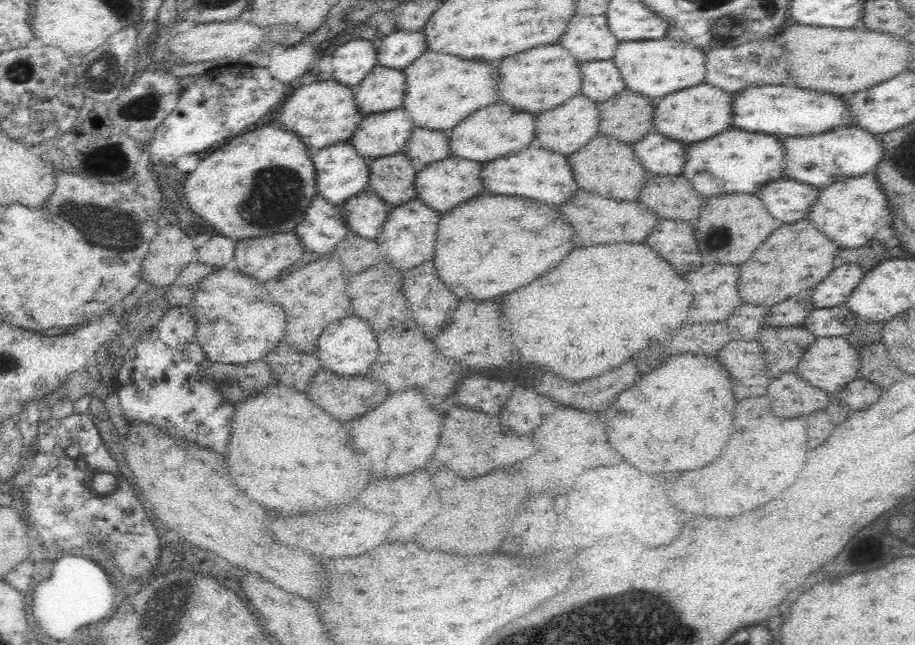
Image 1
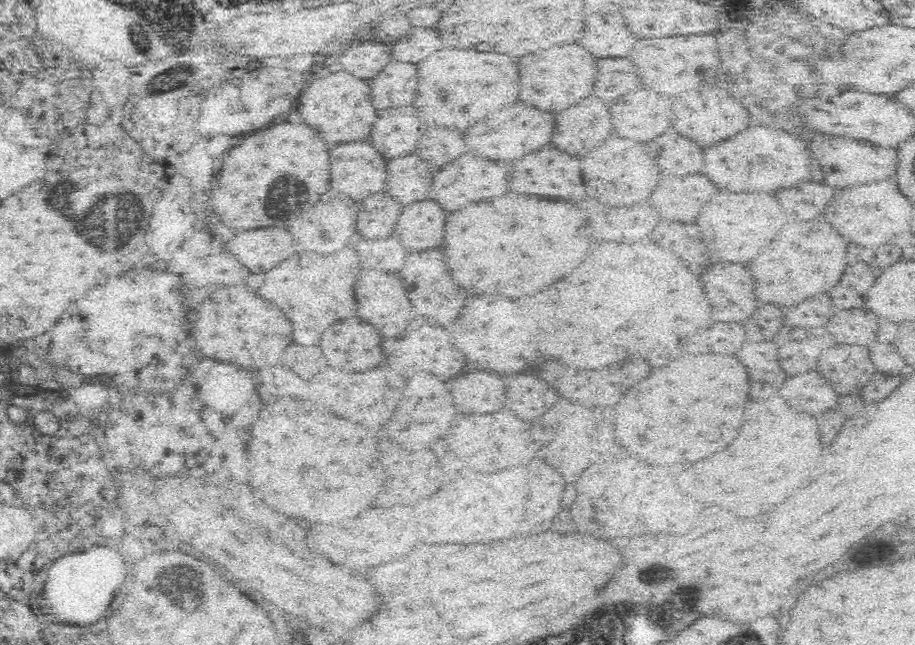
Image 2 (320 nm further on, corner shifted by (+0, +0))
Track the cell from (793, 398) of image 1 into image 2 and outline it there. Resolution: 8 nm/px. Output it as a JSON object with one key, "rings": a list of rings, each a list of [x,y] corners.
{"rings":[[[814,370],[788,382],[780,392],[794,410],[820,416],[834,410],[838,404],[840,394],[828,384],[827,379]]]}

